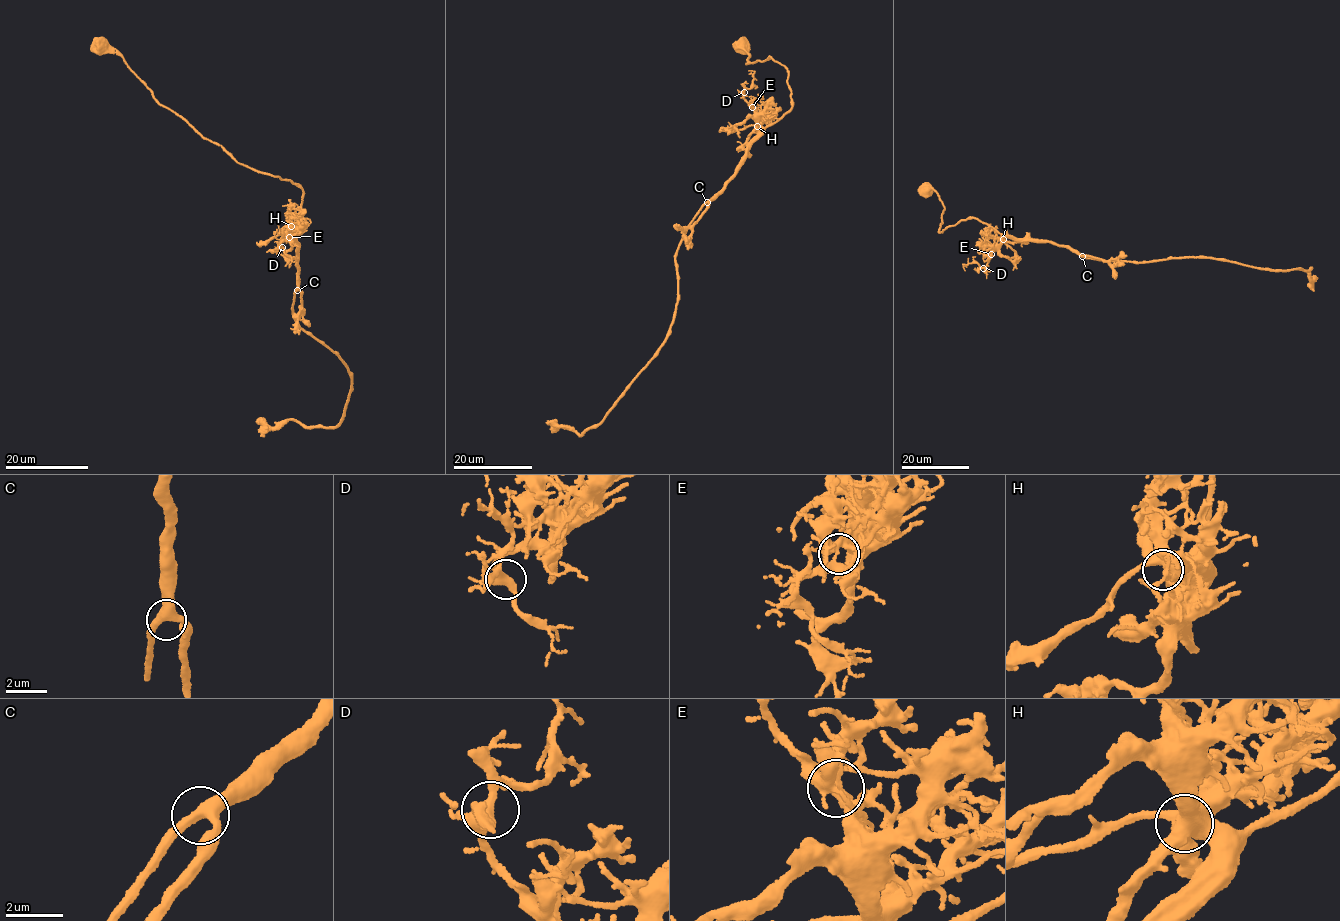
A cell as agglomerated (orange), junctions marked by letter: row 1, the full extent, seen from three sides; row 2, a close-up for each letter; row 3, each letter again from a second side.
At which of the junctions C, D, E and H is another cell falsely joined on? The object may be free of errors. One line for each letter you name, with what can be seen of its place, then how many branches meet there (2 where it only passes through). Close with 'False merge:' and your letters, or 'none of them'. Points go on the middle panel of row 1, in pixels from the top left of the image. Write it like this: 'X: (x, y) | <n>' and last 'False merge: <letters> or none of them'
E: (752, 107) | 6
False merge: E

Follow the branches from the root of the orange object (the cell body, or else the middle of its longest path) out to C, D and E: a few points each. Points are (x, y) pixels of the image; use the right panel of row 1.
C: (925, 190), (930, 188), (936, 193), (944, 207), (939, 232), (975, 217), (1002, 234), (1047, 240), (1082, 256)
D: (925, 190), (930, 188), (936, 193), (944, 207), (939, 232), (975, 217), (1000, 234), (1000, 243), (983, 268)
E: (925, 190), (930, 188), (936, 193), (944, 207), (939, 232), (975, 217), (1000, 234), (1000, 243), (991, 254)

